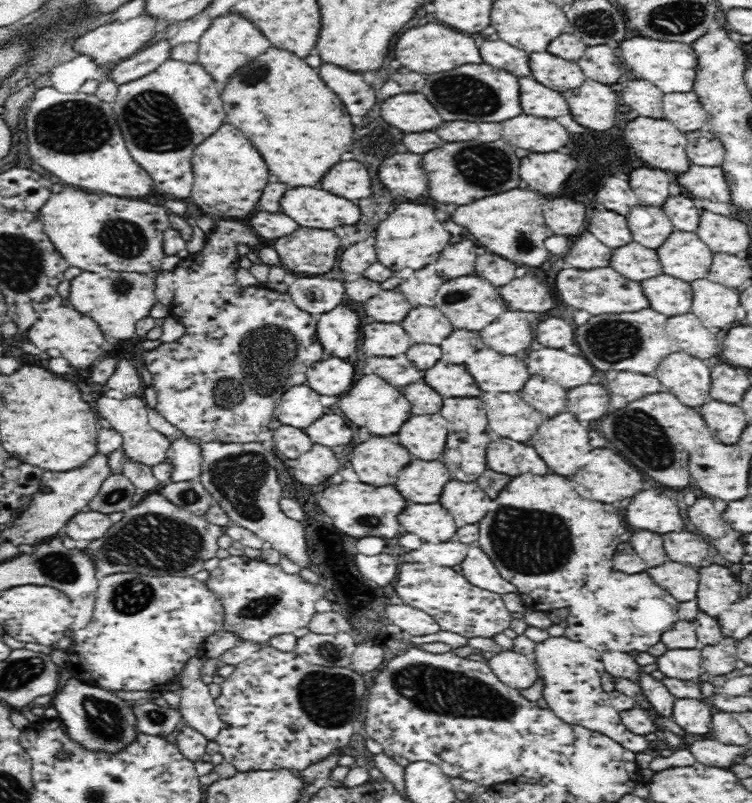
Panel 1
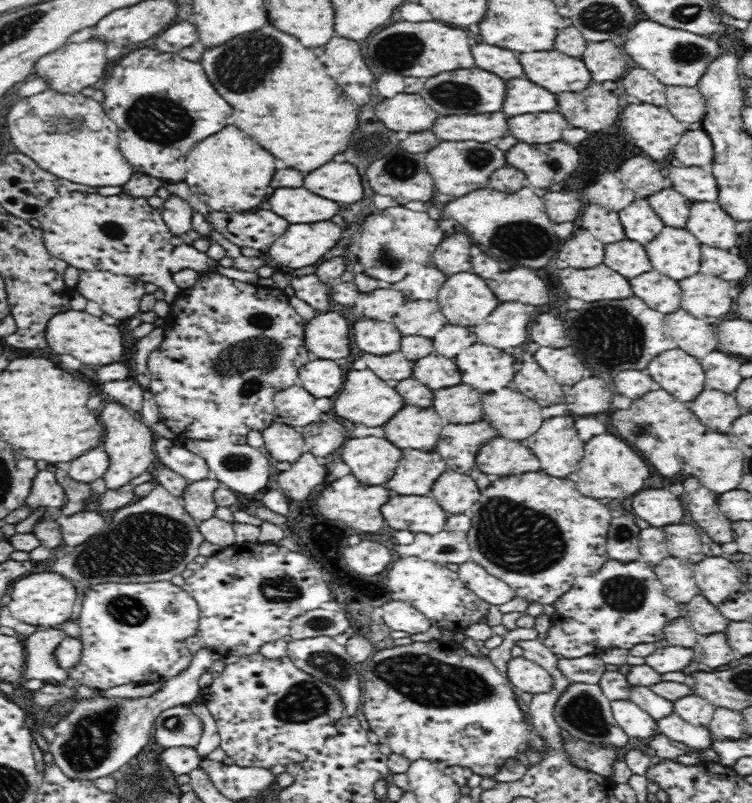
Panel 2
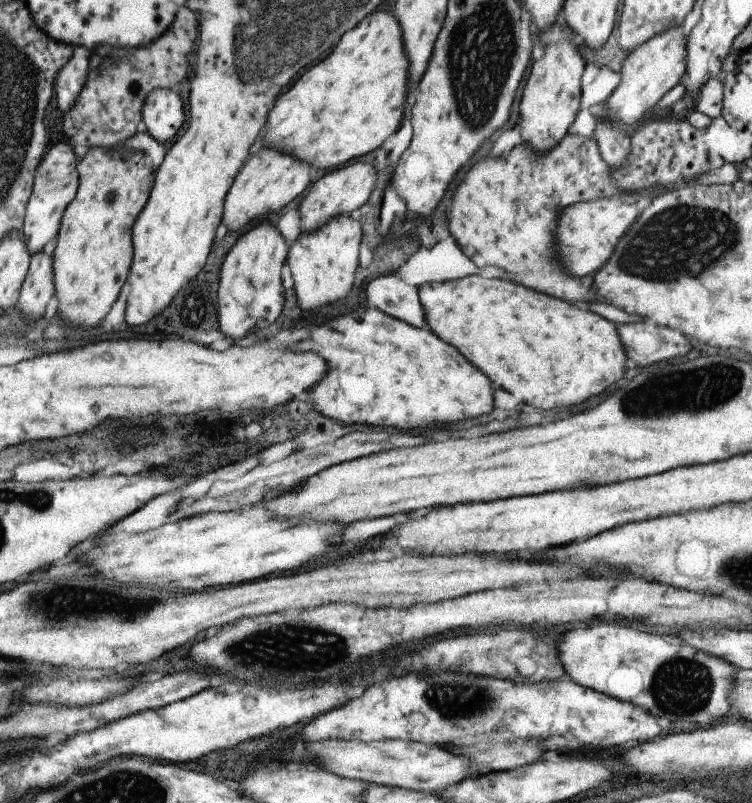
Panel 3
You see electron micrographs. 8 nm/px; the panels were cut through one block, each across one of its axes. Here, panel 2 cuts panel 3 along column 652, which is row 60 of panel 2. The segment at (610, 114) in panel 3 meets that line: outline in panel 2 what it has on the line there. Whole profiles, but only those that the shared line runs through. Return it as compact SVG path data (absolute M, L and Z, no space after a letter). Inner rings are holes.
M90 39L80 44L72 43L60 46L50 54L44 54L36 60L32 72L36 77L44 79L48 83L48 88L60 94L78 94L83 88L93 86L104 76L104 70L108 66L108 58L104 55L106 52L106 43L98 39Z

